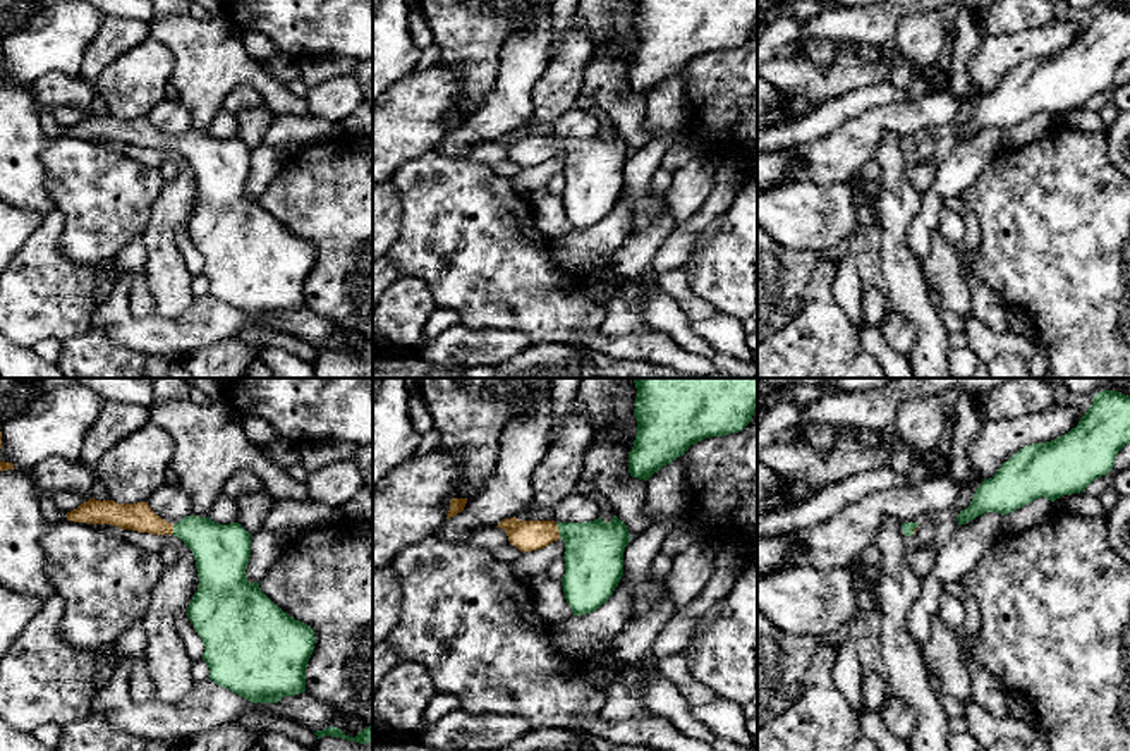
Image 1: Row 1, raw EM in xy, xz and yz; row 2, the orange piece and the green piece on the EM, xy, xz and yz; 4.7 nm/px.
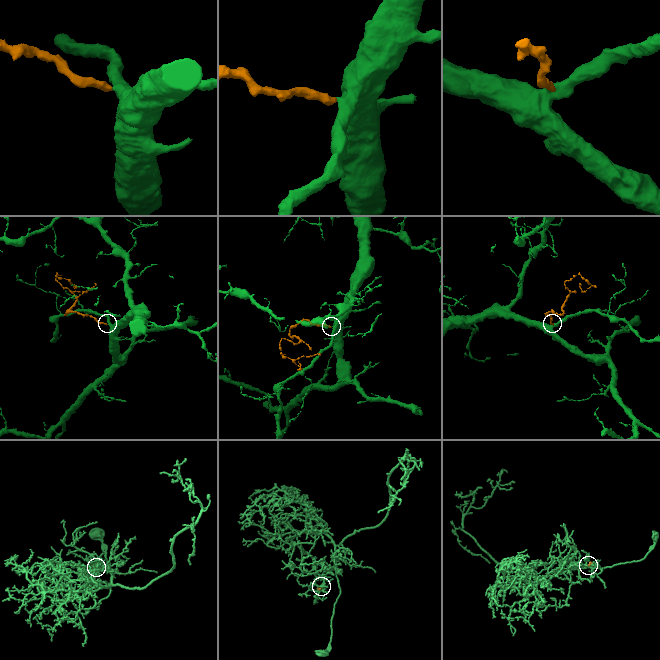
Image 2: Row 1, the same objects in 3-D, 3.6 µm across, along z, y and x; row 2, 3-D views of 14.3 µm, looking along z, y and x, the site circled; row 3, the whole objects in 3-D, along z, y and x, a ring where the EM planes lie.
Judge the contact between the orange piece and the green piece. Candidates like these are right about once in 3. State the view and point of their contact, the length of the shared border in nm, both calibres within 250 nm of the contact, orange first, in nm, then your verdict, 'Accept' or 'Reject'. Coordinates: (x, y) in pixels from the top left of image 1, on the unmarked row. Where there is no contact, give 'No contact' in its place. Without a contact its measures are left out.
Touches orange at xz (557, 145). Shared border 80 nm. Thickness 140 nm (orange) against 280 nm. Accept

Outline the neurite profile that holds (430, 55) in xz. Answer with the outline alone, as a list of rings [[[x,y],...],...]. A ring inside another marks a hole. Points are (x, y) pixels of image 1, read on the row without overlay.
[[[434,43],[422,48],[421,58],[416,64],[416,67],[410,70],[410,74],[417,74],[417,72],[426,70],[433,65],[440,65],[440,58],[441,58],[440,48]]]

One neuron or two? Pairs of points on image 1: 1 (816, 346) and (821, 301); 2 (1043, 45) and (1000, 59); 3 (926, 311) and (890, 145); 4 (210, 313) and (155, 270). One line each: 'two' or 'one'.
1: one
2: one
3: one
4: two

